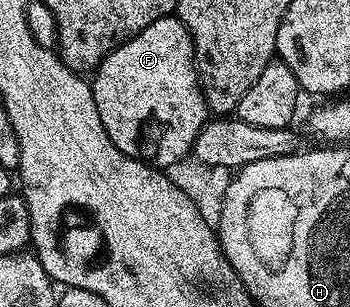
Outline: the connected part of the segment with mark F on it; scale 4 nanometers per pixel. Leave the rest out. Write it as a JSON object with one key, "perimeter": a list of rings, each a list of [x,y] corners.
{"perimeter":[[[178,16],[159,18],[156,22],[143,29],[140,34],[134,34],[134,36],[120,44],[117,49],[108,52],[101,60],[101,64],[95,67],[90,83],[93,100],[97,104],[97,116],[101,116],[101,124],[105,128],[105,132],[109,132],[109,140],[113,140],[116,148],[121,152],[125,152],[131,158],[137,158],[140,162],[148,163],[156,168],[166,168],[171,164],[177,164],[178,161],[186,159],[195,147],[195,140],[201,132],[201,128],[209,121],[205,91],[195,69],[195,46],[191,42],[191,33],[188,32],[185,24]]]}

